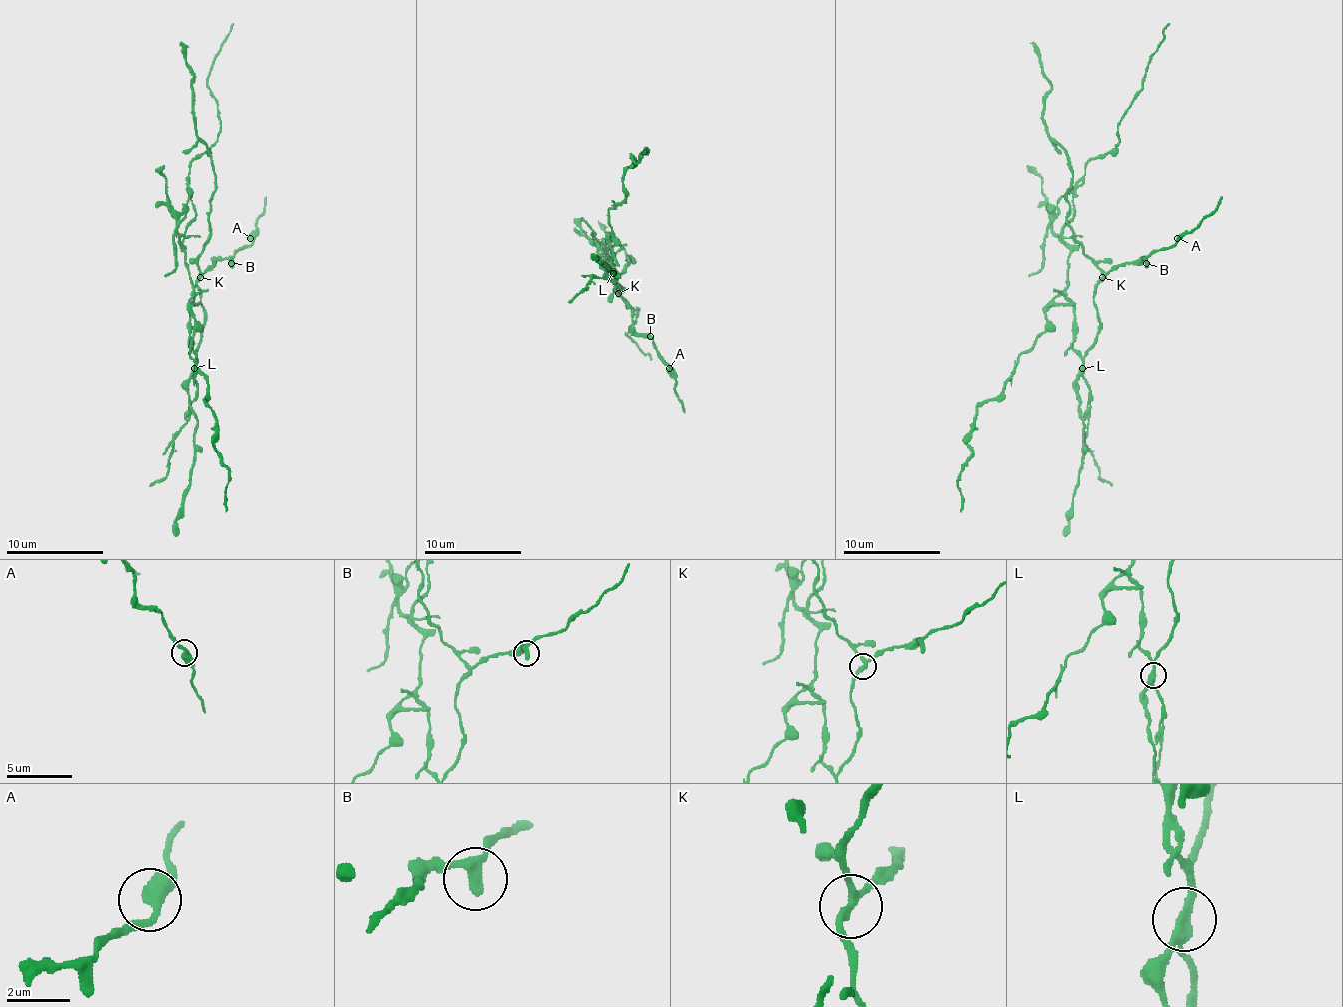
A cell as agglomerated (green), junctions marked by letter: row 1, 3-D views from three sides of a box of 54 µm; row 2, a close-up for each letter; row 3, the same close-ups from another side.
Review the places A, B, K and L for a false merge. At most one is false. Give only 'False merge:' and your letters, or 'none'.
False merge: L

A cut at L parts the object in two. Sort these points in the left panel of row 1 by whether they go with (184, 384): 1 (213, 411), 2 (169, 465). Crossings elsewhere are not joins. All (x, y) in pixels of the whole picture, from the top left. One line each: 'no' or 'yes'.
1: no
2: no

